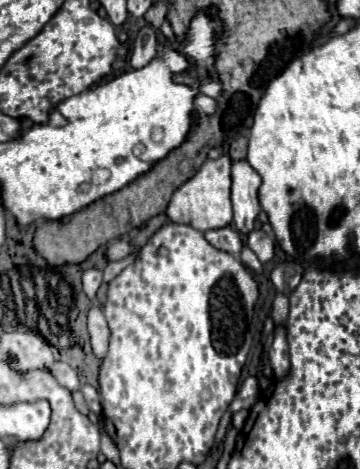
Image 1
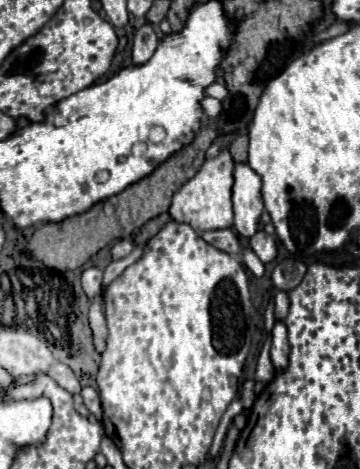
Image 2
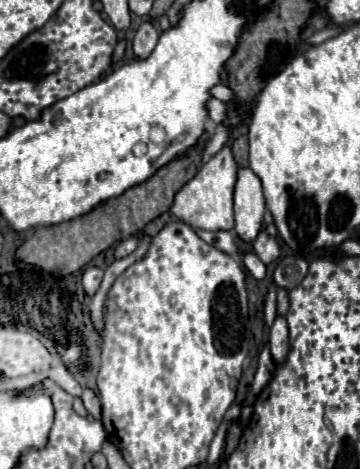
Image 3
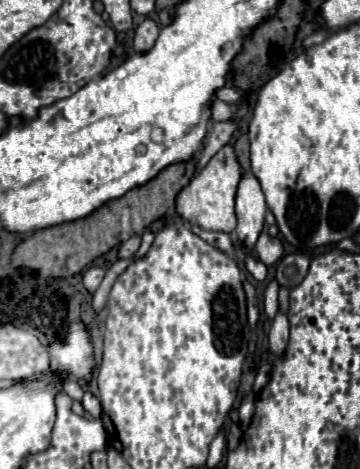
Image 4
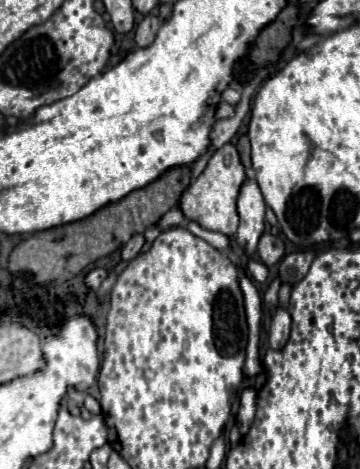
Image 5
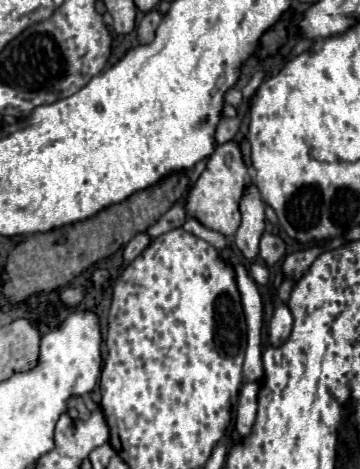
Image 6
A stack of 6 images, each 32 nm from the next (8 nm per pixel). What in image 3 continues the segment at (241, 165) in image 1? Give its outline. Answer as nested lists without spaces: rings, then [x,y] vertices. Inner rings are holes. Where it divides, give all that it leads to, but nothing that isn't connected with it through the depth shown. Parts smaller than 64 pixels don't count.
[[[240,168],[234,190],[234,214],[236,214],[234,230],[240,240],[244,242],[256,240],[262,228],[264,210],[266,202],[258,176],[250,168]]]

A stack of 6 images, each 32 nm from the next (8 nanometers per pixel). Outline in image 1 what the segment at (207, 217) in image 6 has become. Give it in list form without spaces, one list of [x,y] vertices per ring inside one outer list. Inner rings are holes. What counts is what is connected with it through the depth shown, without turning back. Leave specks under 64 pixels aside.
[[[222,154],[216,160],[206,160],[200,166],[200,170],[172,194],[166,216],[178,224],[190,224],[192,228],[196,228],[200,232],[230,226],[232,224],[232,204],[230,204],[232,178],[230,178],[230,170],[232,170],[232,160],[228,154]]]

